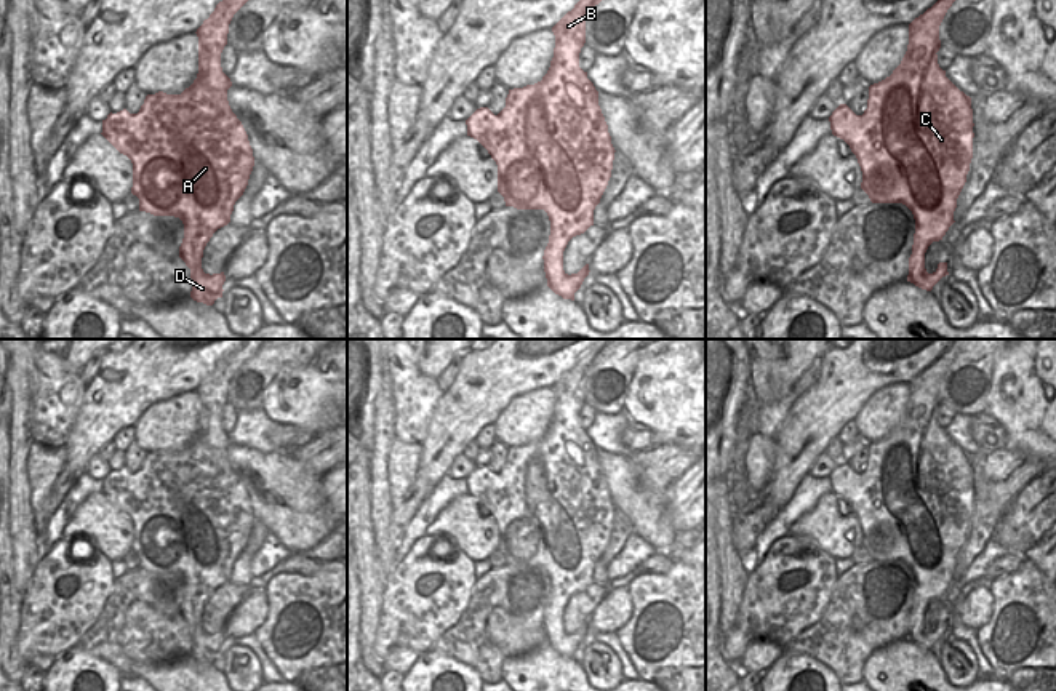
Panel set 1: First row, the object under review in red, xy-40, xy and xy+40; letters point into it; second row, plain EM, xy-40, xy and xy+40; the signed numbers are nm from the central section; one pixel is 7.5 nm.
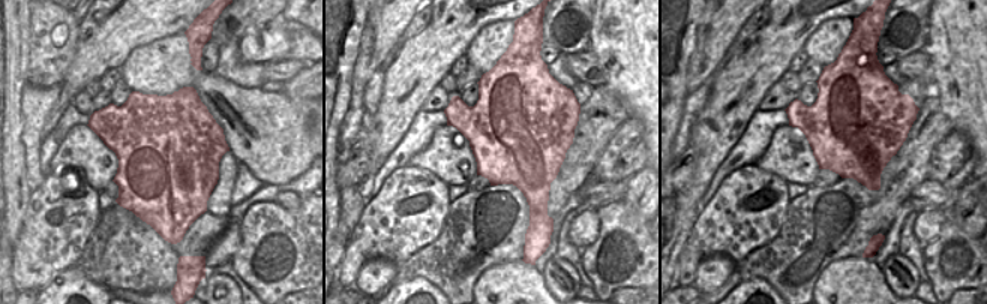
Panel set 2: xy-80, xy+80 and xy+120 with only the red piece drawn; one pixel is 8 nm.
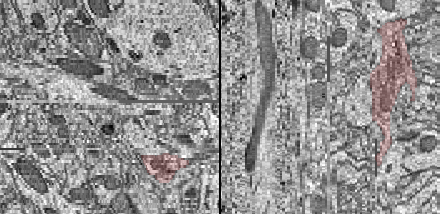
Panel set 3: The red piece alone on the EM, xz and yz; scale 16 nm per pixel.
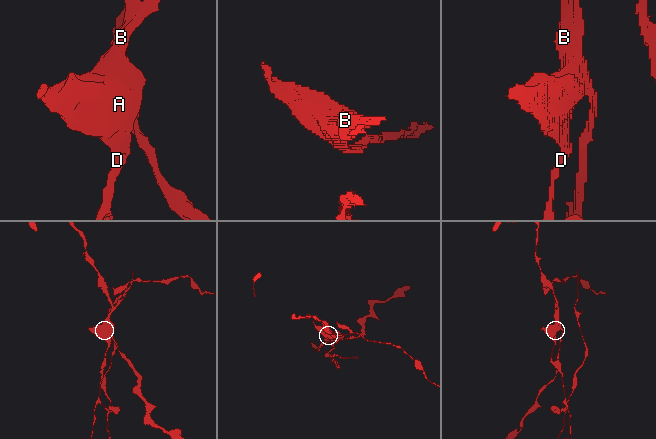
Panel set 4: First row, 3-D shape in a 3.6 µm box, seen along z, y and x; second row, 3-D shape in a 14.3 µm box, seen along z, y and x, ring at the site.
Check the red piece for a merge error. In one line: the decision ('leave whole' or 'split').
split

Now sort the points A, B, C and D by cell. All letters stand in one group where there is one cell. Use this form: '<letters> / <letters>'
A B D / C

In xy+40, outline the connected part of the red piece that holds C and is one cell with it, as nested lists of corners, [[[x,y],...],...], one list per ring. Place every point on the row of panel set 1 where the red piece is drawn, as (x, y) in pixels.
[[[936,53],[925,59],[925,67],[925,80],[917,106],[912,106],[914,115],[907,122],[907,133],[920,144],[946,138],[950,150],[958,149],[963,155],[973,155],[971,98],[946,77]]]

